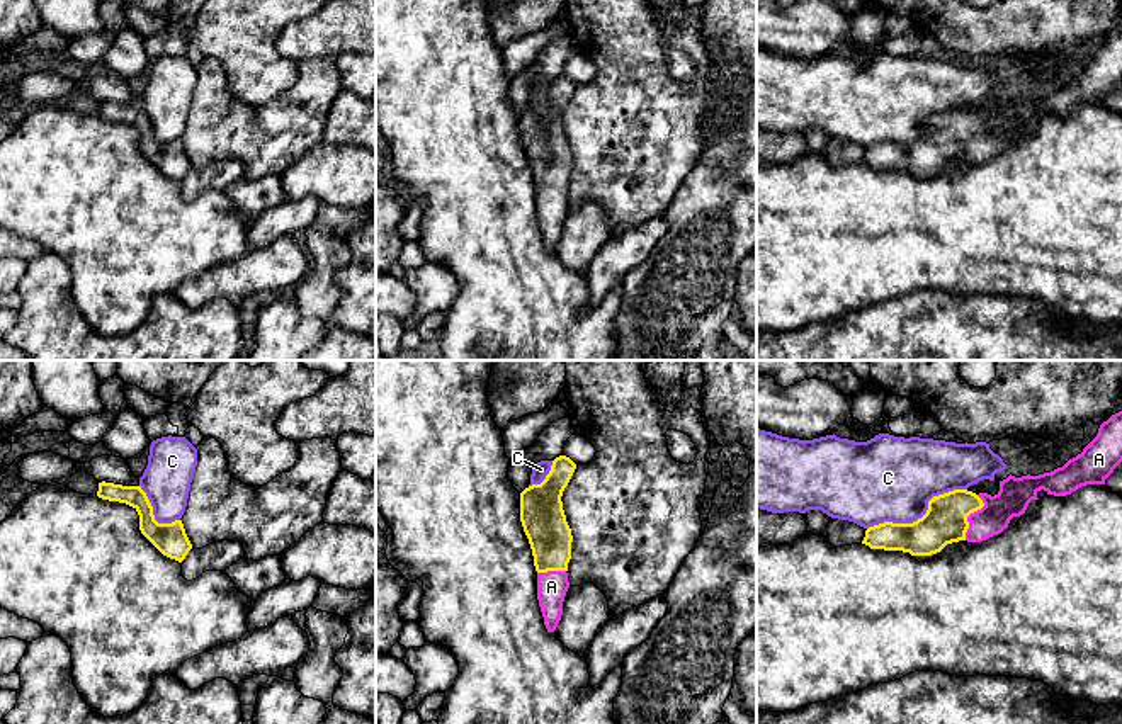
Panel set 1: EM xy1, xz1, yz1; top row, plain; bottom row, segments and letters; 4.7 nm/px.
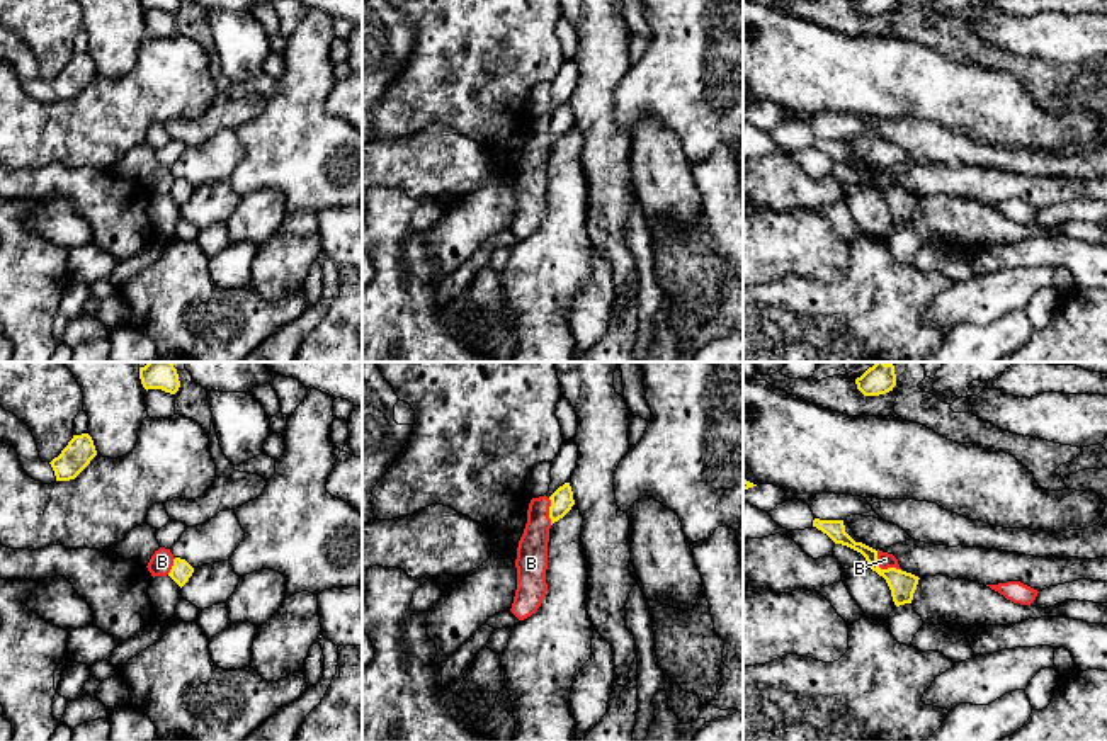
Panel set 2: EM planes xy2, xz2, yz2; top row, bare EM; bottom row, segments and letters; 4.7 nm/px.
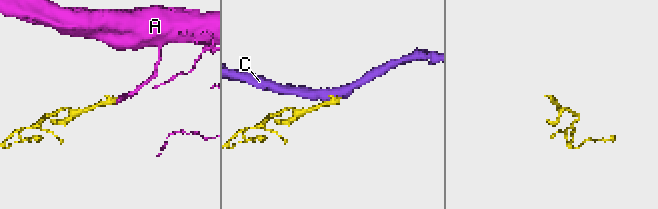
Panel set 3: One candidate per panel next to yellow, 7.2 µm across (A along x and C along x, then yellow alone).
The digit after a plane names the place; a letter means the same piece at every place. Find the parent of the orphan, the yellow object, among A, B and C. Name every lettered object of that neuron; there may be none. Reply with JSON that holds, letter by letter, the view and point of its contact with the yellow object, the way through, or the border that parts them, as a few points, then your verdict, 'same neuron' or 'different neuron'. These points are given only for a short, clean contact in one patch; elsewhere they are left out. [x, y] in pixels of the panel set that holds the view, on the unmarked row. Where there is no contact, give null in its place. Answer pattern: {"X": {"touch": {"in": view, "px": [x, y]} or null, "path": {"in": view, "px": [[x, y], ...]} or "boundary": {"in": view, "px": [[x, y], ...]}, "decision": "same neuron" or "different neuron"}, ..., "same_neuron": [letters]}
{"A": {"touch": {"in": "yz1", "px": [969, 133]}, "path": {"in": "yz1", "px": [[946, 140], [954, 135], [969, 133], [993, 133], [1015, 113]]}, "decision": "same neuron"}, "B": {"touch": {"in": "yz2", "px": [883, 189]}, "boundary": {"in": "yz2", "px": [[876, 170], [876, 181], [881, 187], [898, 187], [902, 191]]}, "decision": "different neuron"}, "C": {"touch": {"in": "yz1", "px": [922, 136]}, "decision": "different neuron"}, "same_neuron": ["A"]}

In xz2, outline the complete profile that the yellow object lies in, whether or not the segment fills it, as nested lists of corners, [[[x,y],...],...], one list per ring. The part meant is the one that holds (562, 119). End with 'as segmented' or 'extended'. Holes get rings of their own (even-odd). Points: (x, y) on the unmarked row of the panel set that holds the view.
[[[565,102],[563,105],[559,105],[549,116],[549,119],[551,119],[549,138],[551,138],[551,144],[553,144],[559,138],[563,138],[571,129],[571,126],[575,124],[570,102]]]; as segmented

